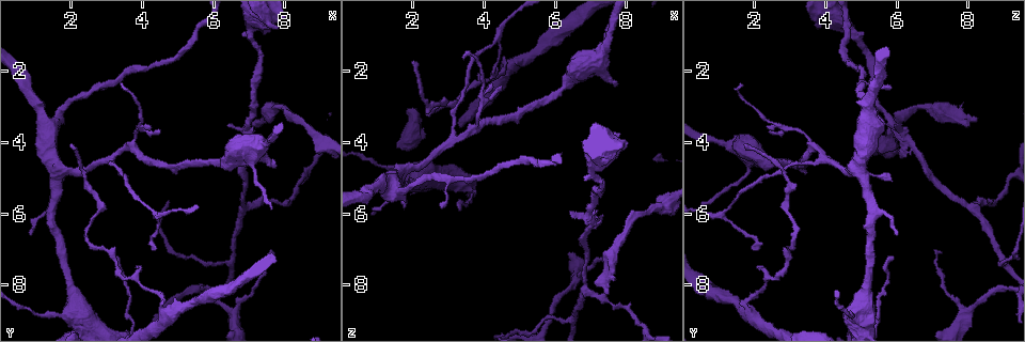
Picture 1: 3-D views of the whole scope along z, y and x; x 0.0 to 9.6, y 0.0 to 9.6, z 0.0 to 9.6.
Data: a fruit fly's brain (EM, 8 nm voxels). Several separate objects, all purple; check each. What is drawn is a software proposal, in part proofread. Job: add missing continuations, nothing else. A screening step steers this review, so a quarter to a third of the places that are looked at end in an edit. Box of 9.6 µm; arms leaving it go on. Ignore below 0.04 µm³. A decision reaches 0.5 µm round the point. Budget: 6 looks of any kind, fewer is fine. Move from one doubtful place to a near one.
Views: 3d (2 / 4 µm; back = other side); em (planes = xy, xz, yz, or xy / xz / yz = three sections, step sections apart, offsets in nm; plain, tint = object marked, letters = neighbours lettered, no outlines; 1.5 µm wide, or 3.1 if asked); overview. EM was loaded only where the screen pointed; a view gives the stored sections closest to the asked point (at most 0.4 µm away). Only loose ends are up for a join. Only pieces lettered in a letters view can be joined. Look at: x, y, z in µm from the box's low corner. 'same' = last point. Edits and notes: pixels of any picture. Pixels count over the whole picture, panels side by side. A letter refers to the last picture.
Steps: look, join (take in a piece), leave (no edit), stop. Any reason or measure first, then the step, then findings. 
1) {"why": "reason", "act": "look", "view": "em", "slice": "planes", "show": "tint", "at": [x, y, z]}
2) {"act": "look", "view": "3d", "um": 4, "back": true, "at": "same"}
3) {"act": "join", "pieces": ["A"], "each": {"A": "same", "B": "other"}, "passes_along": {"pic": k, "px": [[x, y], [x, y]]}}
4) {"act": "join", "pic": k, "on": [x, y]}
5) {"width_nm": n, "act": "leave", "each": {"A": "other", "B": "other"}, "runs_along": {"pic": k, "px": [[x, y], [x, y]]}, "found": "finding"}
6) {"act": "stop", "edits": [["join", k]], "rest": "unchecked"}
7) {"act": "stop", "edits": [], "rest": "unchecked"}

{"why": "branch stops here", "act": "look", "view": "3d", "um": 2, "at": [3.30, 7.25, 6.00]}

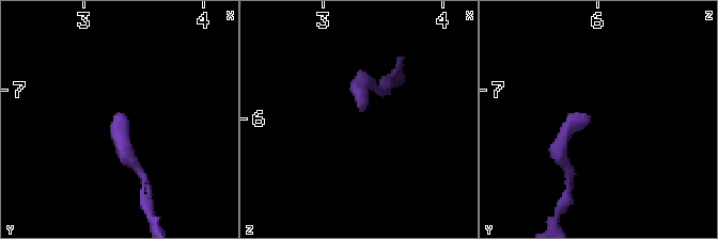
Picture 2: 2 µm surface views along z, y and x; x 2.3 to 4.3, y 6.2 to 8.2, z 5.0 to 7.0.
{"act": "look", "view": "em", "slice": "yz", "step": 4, "show": "tint", "at": [3.32, 7.24, 5.94]}

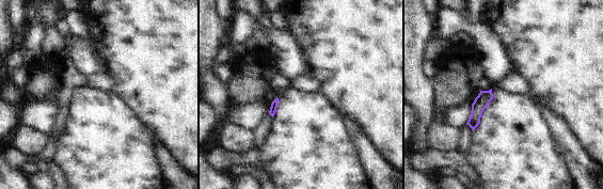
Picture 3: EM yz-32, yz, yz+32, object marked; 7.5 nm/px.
{"act": "look", "view": "em", "slice": "planes", "show": "letters", "at": "same"}

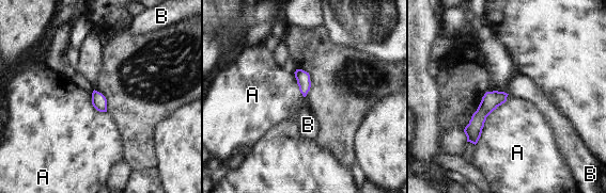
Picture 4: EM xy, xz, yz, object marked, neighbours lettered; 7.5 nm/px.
{"longest_contact_nm": ["A", 460], "act": "leave", "each": {"A": "other", "B": "other"}, "runs_along": {"pic": 4, "px": [[503, 95], [479, 116], [469, 139]]}, "found": "no lettered piece goes on from it"}

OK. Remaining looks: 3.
{"why": "thin end", "act": "look", "view": "3d", "um": 2, "at": [3.75, 7.50, 2.15]}

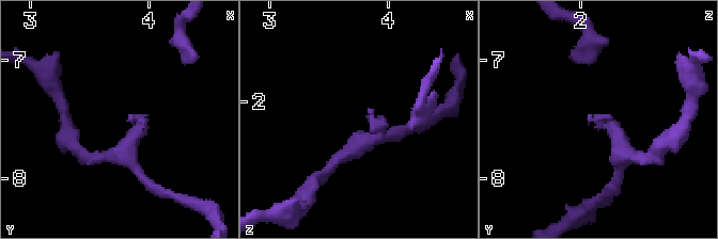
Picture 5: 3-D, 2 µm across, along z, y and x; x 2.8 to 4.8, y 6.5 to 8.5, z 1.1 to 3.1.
{"why": "shape alone is not enough", "act": "look", "view": "em", "slice": "planes", "show": "plain", "at": [3.80, 7.52, 2.08]}

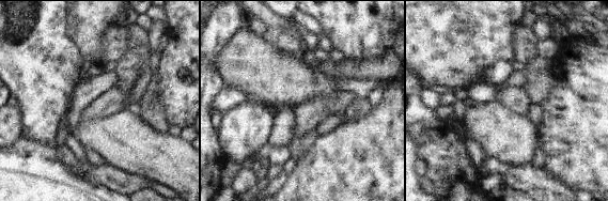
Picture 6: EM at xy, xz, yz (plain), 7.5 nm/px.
{"act": "look", "view": "em", "slice": "planes", "show": "letters", "at": "same"}

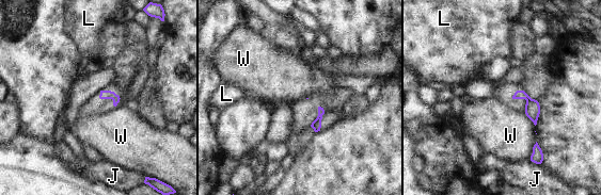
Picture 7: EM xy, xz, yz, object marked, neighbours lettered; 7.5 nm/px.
{"longest_contact_nm": ["W", 150], "act": "leave", "each": {"J": "other", "L": "other", "W": "other"}, "border": {"pic": 7, "px": [[536, 141], [530, 159]]}, "found": "no lettered piece goes on from it"}

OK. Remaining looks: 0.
{"act": "stop", "edits": [], "rest": "unchecked"}

